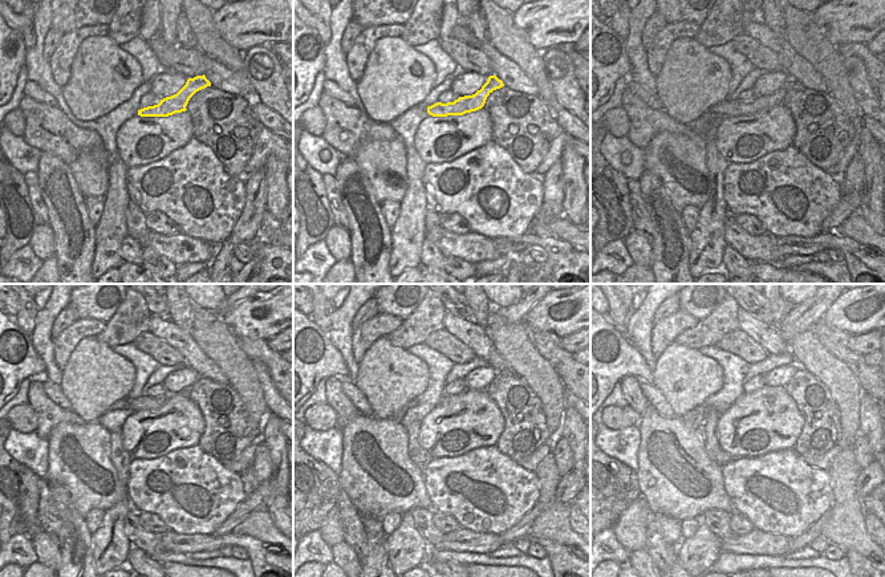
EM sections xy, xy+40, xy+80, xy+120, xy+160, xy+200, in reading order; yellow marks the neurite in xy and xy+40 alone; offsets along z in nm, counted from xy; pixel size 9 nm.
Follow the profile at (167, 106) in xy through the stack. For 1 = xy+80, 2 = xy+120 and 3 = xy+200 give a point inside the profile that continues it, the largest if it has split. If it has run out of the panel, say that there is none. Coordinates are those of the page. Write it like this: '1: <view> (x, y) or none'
1: xy+80 (730, 108)
2: xy+120 (143, 402)
3: xy+200 (694, 418)

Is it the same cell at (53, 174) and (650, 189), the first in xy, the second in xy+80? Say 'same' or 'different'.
same

